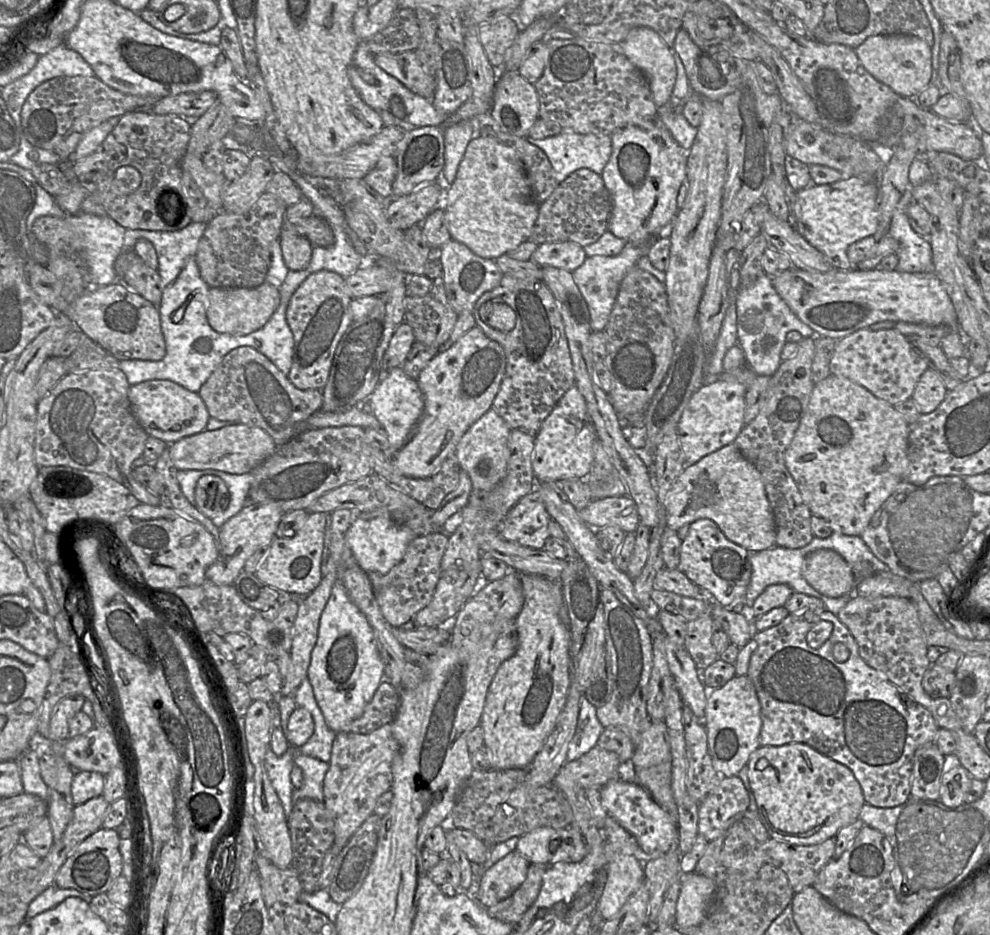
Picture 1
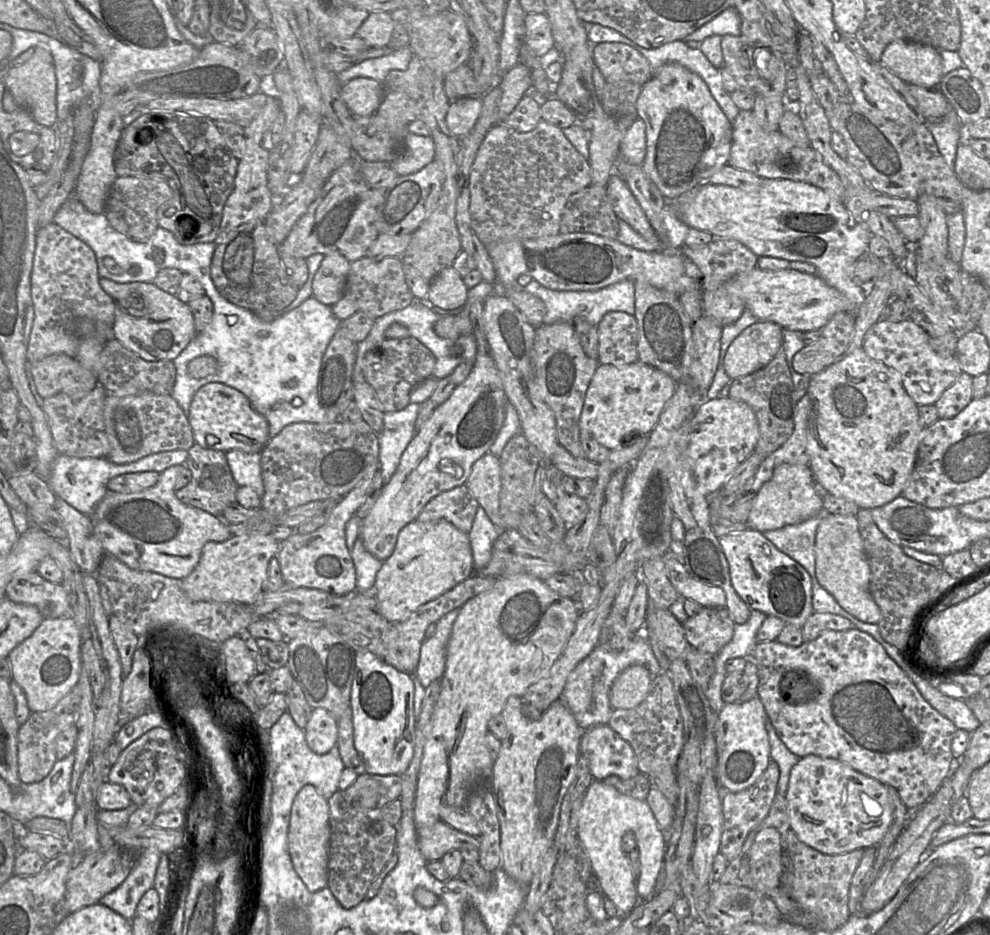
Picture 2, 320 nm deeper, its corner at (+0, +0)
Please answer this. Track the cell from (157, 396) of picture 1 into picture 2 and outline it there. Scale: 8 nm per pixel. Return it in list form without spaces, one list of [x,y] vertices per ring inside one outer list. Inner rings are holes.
[[[211,382],[202,386],[191,401],[187,417],[195,443],[206,449],[260,453],[270,440],[266,418],[254,410],[242,392],[223,383]]]

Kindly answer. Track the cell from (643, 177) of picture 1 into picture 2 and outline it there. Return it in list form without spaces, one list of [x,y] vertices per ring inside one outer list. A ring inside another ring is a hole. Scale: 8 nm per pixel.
[[[676,63],[663,65],[643,86],[636,103],[636,116],[646,125],[646,155],[642,169],[668,202],[699,186],[706,171],[728,163],[732,122],[724,115],[704,80],[687,68]]]

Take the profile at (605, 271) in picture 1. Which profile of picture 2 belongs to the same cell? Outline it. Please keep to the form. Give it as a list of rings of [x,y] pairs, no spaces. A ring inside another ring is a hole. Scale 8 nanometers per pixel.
[[[625,279],[607,287],[594,291],[556,291],[542,286],[539,282],[532,281],[524,286],[524,290],[540,298],[546,306],[544,324],[556,322],[569,322],[582,318],[593,326],[598,326],[603,316],[610,311],[622,311],[627,314],[635,314],[635,287],[630,279]]]

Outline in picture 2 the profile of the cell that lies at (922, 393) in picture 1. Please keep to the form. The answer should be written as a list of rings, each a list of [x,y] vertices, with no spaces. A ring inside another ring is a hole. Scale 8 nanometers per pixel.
[[[962,373],[934,404],[940,419],[951,419],[964,410],[973,397],[973,377]]]

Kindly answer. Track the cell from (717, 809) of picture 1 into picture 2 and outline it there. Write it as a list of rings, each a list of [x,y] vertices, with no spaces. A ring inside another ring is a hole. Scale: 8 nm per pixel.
[[[771,760],[766,770],[753,785],[739,792],[724,791],[722,794],[723,830],[720,852],[728,862],[739,854],[748,834],[767,817],[777,794],[779,776],[779,766],[775,761]]]

